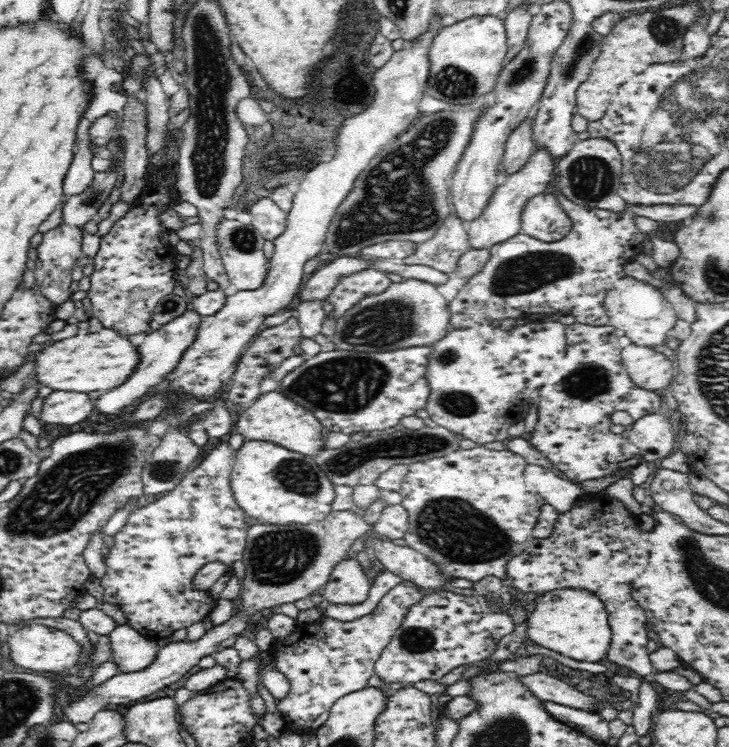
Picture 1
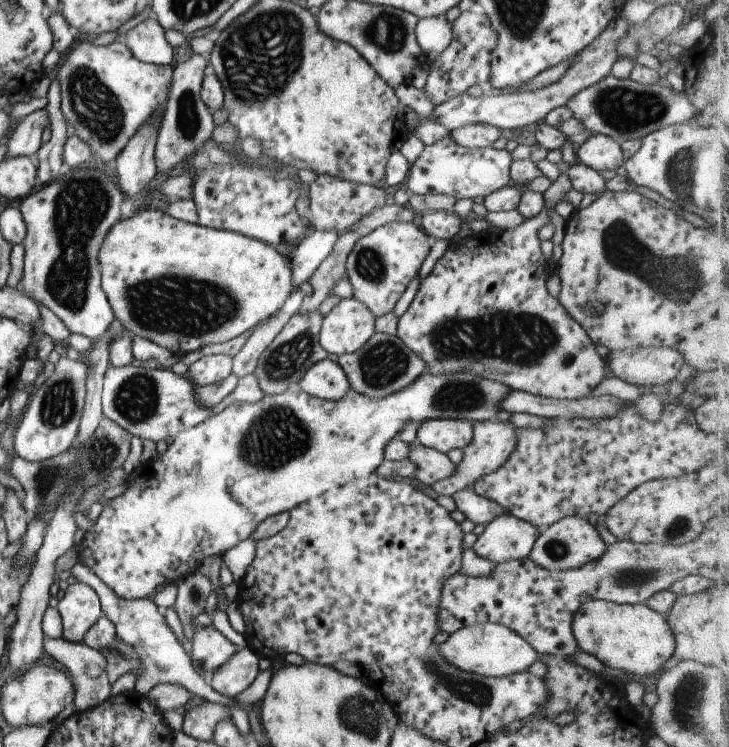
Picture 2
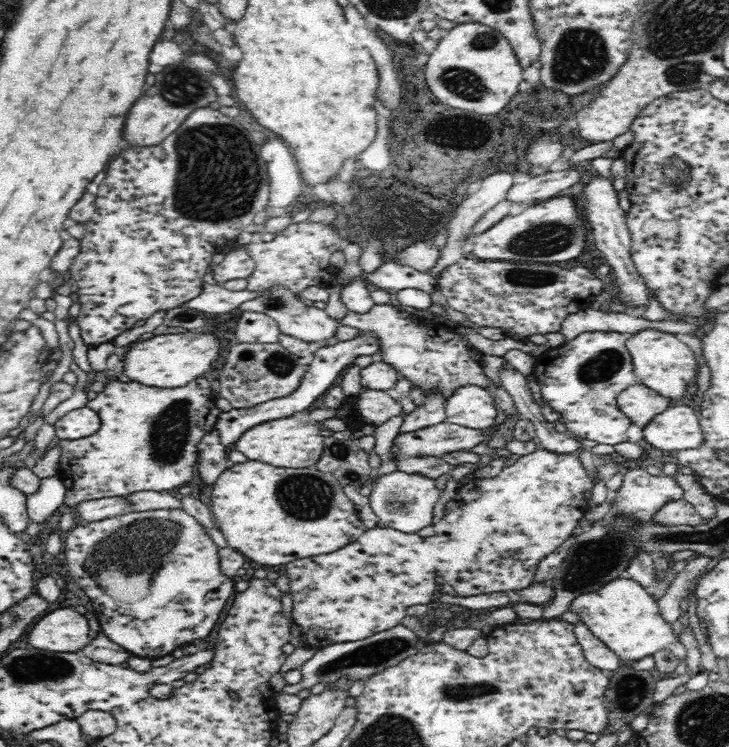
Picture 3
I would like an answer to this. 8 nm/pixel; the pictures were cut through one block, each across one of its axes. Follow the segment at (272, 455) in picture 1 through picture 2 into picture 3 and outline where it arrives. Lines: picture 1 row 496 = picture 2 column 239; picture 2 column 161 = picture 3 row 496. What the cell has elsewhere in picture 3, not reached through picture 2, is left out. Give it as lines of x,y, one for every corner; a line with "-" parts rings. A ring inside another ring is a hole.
248,460
247,462
240,462
240,464
233,464
231,468
228,468
214,484
212,488
212,513
215,519
216,526
222,531
222,534
226,536
228,540
228,546
240,550
244,553
244,556
248,556
250,560
258,562
264,566
280,566
282,564
287,565
289,562
298,560
299,558
315,557
320,554
330,554
333,550
340,550
352,542
356,542
360,538
360,534
364,534
364,524
359,518
358,512
352,500
344,493
344,486
340,484
340,479
337,479
335,475
330,472
322,472
318,470
316,465
309,468
277,468
264,462

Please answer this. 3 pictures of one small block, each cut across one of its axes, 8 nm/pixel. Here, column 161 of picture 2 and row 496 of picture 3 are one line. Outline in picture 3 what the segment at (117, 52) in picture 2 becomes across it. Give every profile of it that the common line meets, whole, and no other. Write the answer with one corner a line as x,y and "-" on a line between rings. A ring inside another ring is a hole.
202,375
186,386
168,389
136,382
120,382
110,377
103,390
85,404
99,416
101,423
98,430
86,438
61,440
58,445
61,446
58,476
66,486
64,508
71,511
82,501
121,497
141,490
162,492
190,484
197,470
198,444
204,435
214,430
221,413
216,408
210,382
210,379

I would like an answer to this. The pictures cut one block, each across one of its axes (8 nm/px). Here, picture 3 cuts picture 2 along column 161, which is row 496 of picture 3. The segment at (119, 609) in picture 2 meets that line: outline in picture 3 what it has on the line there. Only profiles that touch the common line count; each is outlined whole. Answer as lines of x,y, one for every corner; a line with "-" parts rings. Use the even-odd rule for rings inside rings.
634,467
624,476
622,488
611,497
613,506
618,507
616,516
635,516
648,522
662,506
682,499
683,494
684,490
671,476
663,472
652,476
645,469

